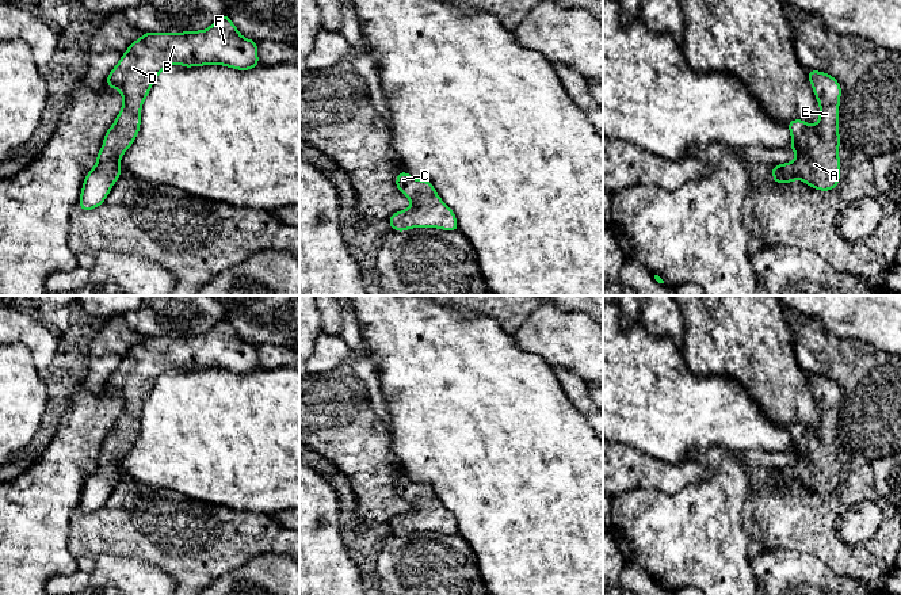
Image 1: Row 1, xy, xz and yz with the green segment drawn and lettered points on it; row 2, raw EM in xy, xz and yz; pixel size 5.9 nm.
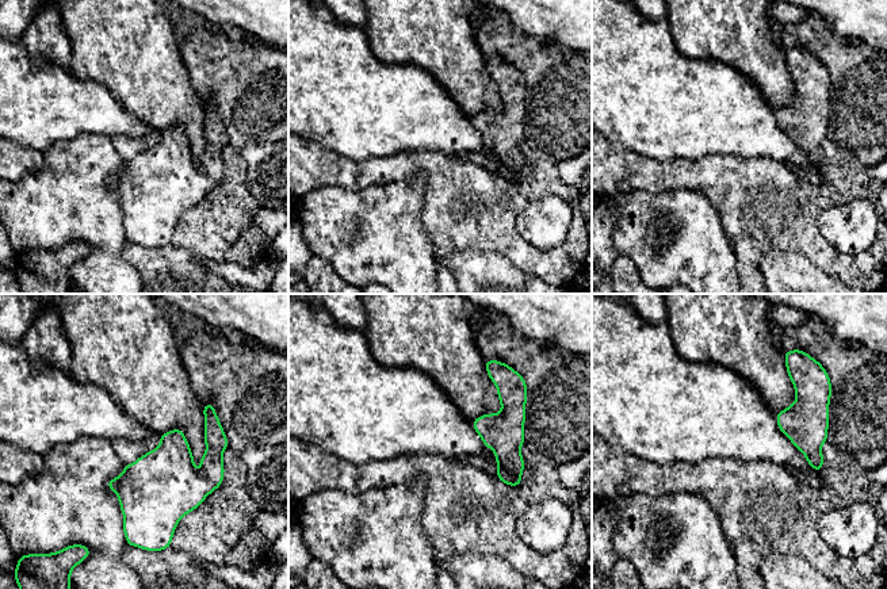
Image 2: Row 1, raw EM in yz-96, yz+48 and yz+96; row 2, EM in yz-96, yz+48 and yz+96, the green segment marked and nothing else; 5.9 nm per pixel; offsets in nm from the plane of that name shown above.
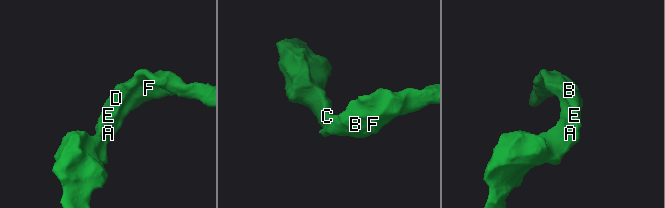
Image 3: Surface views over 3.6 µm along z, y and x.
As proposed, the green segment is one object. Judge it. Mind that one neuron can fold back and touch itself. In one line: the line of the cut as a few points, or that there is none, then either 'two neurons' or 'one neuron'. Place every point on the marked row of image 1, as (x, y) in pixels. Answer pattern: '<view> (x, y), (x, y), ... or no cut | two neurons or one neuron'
no cut | one neuron

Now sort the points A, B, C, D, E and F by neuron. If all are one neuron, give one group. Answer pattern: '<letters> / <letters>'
A B C D E F

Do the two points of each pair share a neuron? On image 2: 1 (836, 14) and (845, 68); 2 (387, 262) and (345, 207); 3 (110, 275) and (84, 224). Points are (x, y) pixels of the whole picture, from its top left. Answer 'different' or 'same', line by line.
1: different
2: same
3: same

